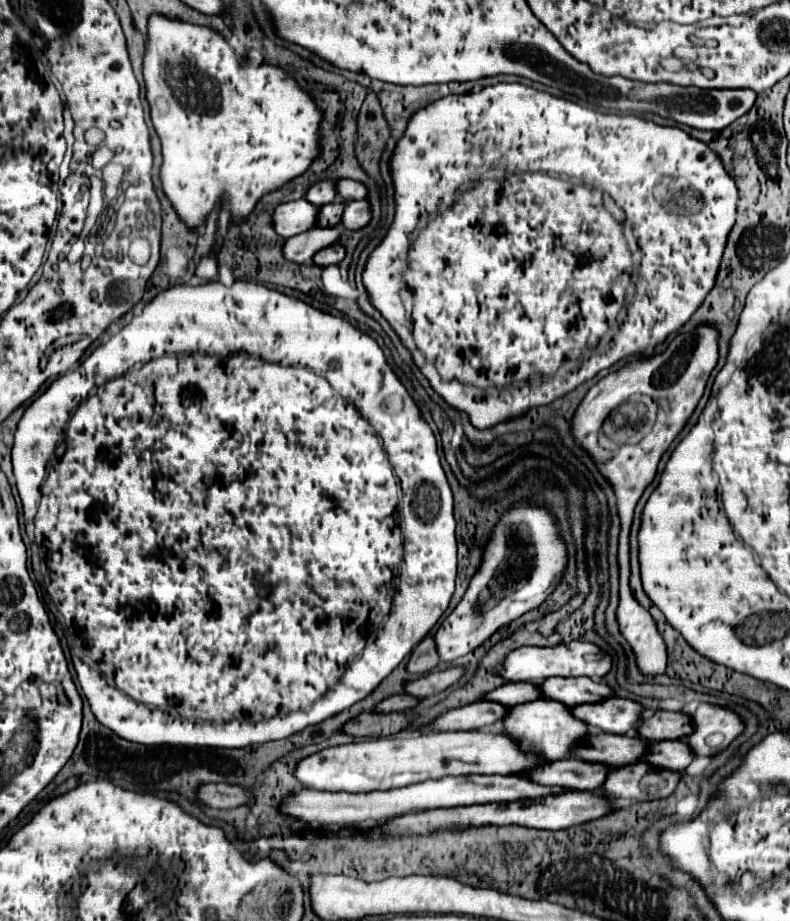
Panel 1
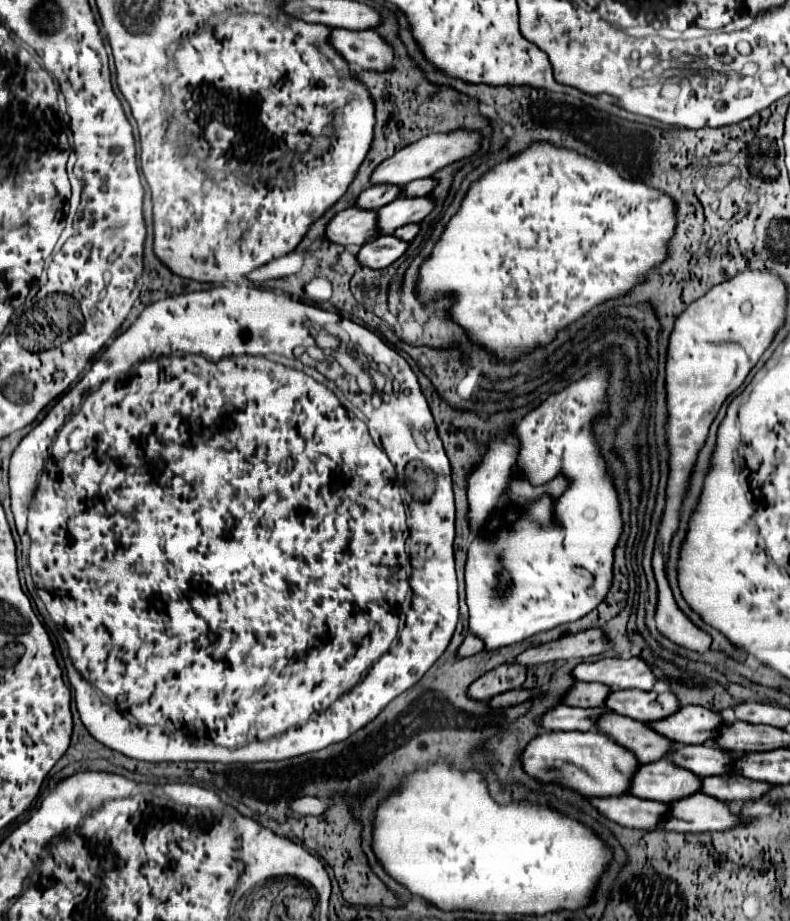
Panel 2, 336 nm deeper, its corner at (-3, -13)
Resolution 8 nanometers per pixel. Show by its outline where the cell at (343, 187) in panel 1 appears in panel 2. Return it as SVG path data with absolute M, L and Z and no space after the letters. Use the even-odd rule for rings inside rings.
M425 178L425 180L413 180L409 184L405 184L401 188L401 196L405 198L417 198L417 196L425 196L431 188L435 186L435 182L431 178Z

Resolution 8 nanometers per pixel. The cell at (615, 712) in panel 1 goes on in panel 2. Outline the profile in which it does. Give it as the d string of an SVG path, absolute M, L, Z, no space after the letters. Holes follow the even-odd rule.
M681 706L669 718L649 722L657 734L665 734L665 738L677 744L705 744L717 738L721 724L723 718L719 714L701 706Z

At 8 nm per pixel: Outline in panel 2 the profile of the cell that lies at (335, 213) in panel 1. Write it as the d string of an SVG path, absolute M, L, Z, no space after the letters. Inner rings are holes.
M371 186L359 194L355 206L361 210L379 210L385 204L393 202L399 196L399 192L401 188L397 186Z

